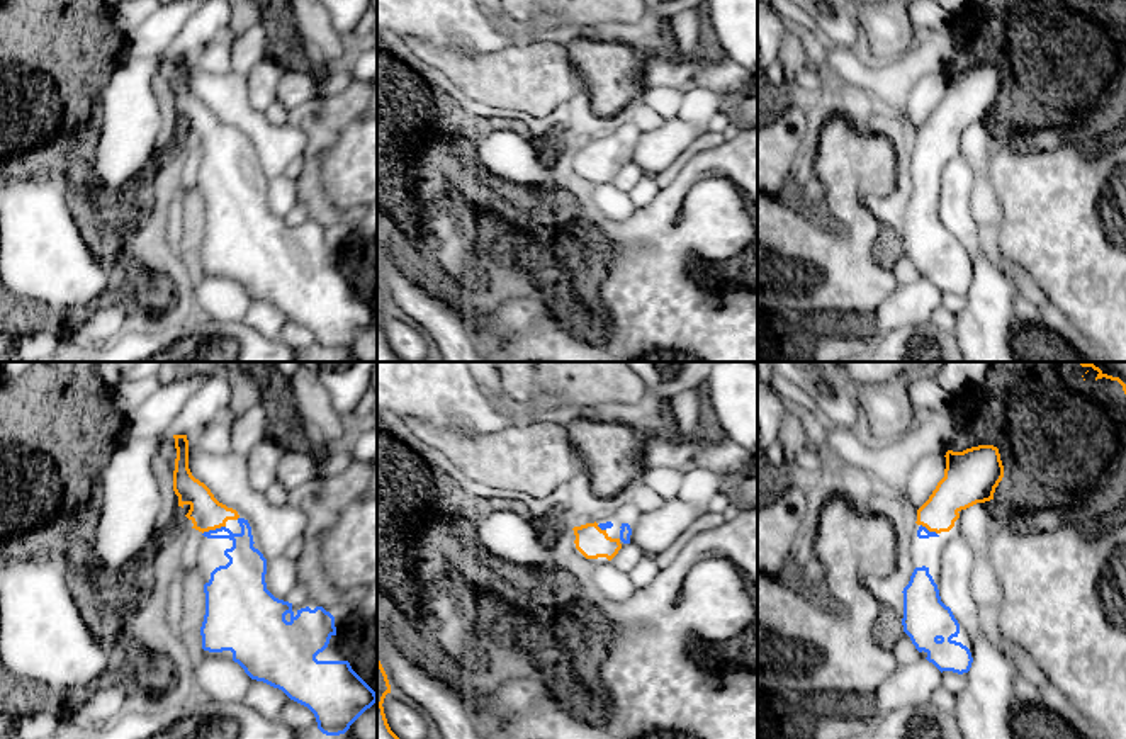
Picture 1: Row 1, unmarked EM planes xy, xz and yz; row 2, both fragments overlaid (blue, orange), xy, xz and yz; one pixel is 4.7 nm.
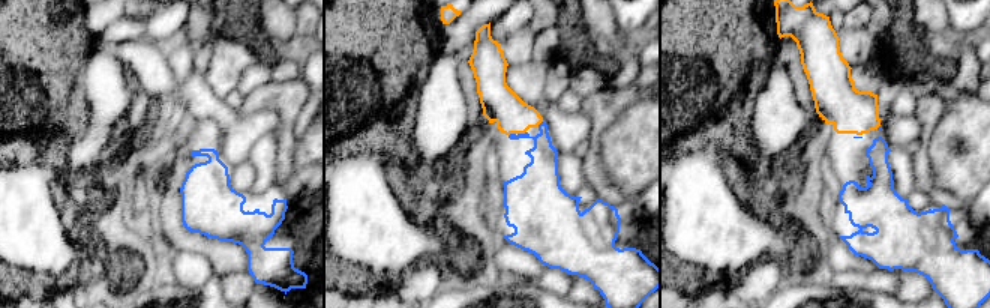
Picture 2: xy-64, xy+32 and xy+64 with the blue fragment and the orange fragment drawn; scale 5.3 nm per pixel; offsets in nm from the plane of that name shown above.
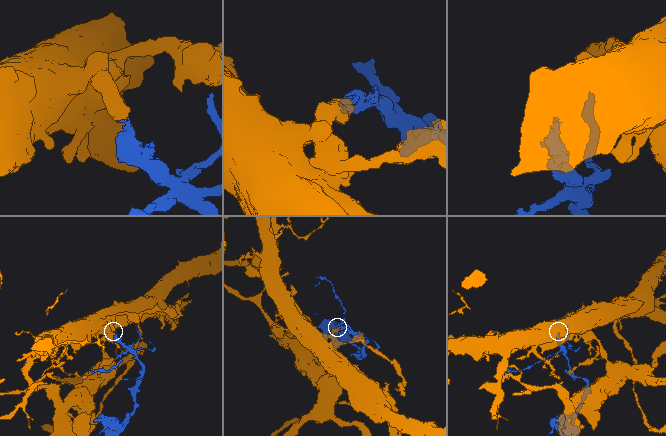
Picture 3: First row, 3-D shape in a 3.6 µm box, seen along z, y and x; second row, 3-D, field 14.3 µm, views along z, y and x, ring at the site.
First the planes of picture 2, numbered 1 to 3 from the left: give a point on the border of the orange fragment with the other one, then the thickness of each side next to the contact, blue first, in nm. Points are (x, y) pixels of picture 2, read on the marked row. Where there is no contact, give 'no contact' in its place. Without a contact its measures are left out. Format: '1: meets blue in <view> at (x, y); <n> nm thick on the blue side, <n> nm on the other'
1: no contact
2: meets blue in xy+32 at (521, 134); 190 nm thick on the blue side, 200 nm on the other
3: no contact

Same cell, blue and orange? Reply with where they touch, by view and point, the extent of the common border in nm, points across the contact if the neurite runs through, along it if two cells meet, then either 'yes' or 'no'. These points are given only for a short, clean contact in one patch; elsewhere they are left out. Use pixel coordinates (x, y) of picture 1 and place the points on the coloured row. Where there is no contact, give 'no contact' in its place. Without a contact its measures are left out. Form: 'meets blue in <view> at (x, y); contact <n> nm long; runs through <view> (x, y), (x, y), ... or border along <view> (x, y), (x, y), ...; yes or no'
meets blue in xy at (213, 530); contact 120 nm long; runs through xy (247, 568), (242, 546), (213, 530), (206, 512); yes

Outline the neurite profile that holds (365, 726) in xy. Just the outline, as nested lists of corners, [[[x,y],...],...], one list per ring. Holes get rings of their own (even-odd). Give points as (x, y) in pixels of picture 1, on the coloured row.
[[[377,702],[346,731],[350,739],[377,739]]]

